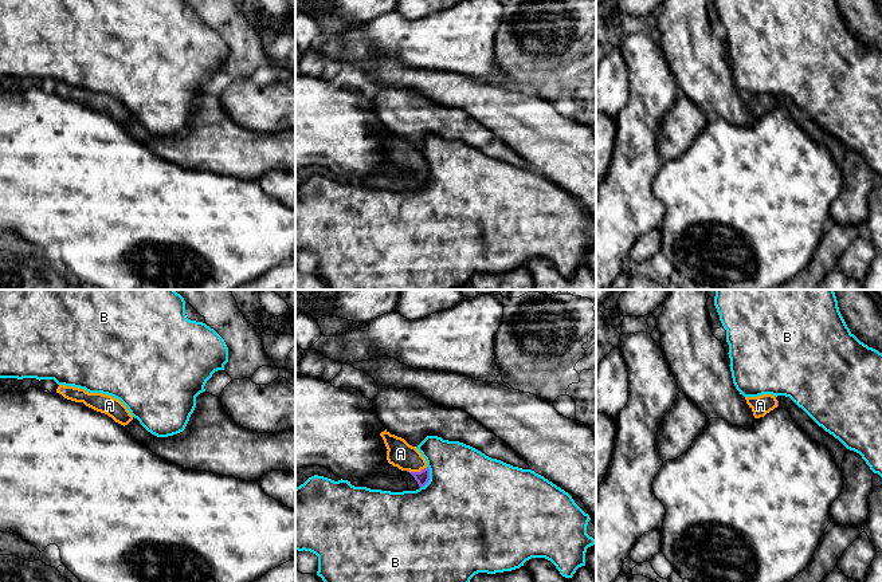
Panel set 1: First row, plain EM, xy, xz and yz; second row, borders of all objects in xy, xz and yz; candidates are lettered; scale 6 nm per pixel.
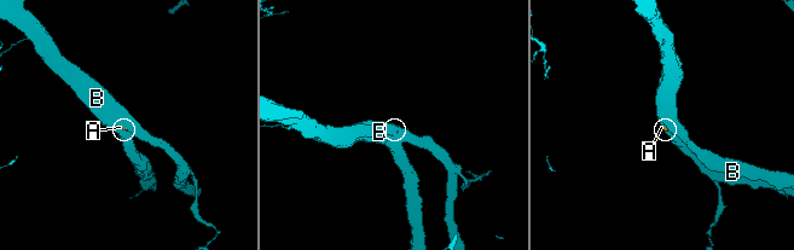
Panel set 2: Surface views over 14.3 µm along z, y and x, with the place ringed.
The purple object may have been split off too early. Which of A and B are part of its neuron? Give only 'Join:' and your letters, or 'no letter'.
Join: A

